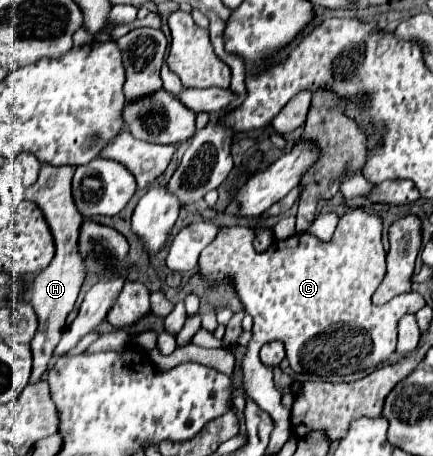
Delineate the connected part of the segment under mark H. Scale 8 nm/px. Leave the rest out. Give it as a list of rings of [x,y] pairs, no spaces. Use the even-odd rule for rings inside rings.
[[[41,165],[41,173],[39,173],[37,183],[25,191],[25,199],[35,201],[39,205],[39,209],[43,211],[43,215],[51,227],[51,233],[55,237],[55,249],[57,249],[49,267],[43,269],[35,277],[33,291],[31,291],[31,305],[39,317],[39,327],[37,327],[37,333],[31,341],[33,371],[31,371],[29,383],[37,383],[41,379],[41,375],[47,371],[49,361],[53,357],[53,351],[63,335],[65,317],[73,309],[77,295],[79,295],[79,289],[83,285],[83,279],[85,279],[85,263],[83,263],[83,257],[79,255],[79,249],[77,249],[79,229],[83,223],[83,217],[79,217],[79,213],[75,209],[75,201],[71,197],[71,177],[73,177],[73,169],[51,169],[51,165]]]

